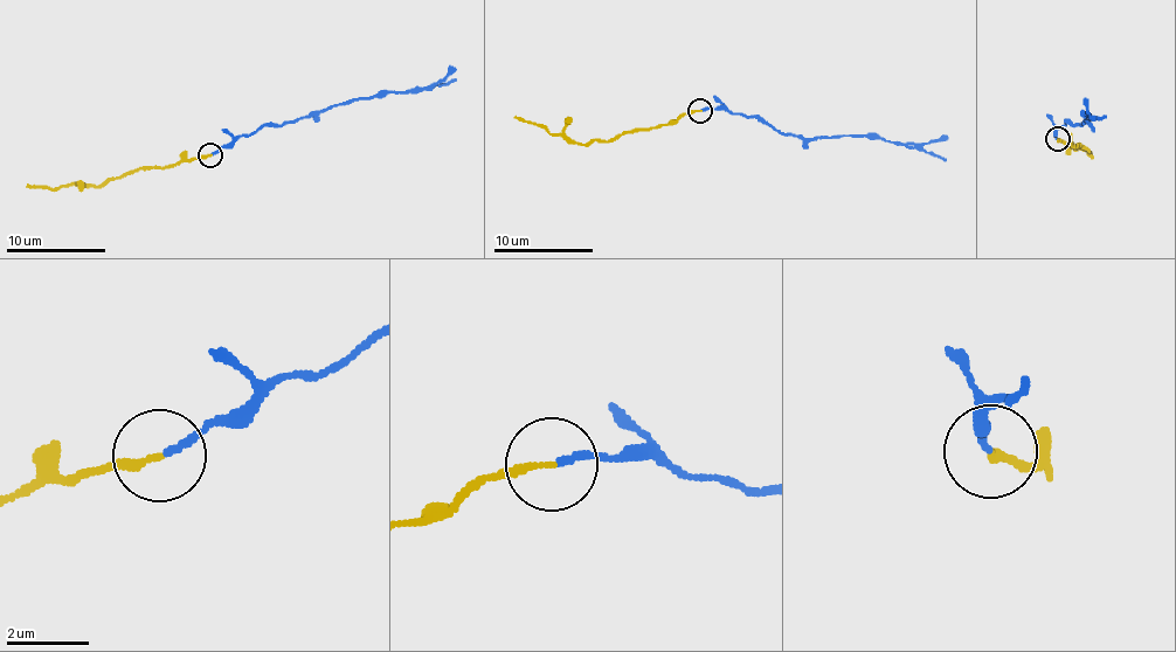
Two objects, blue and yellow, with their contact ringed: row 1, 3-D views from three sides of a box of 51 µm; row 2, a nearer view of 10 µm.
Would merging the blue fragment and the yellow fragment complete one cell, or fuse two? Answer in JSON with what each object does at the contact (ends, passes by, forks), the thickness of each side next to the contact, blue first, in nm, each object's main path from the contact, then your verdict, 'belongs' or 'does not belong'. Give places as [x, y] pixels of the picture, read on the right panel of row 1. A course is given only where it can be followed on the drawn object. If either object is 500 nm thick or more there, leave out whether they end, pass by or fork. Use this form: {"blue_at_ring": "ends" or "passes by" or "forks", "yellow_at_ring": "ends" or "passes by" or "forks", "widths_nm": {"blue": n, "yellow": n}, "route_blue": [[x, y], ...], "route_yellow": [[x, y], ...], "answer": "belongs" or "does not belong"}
{"blue_at_ring": "ends", "yellow_at_ring": "ends", "widths_nm": {"blue": 160, "yellow": 160}, "route_blue": [[1057, 140], [1056, 131], [1066, 120], [1076, 126], [1086, 122], [1084, 115], [1091, 116], [1090, 118], [1084, 103]], "route_yellow": [[1057, 139], [1080, 144], [1092, 157], [1074, 147], [1069, 138]], "answer": "does not belong"}

